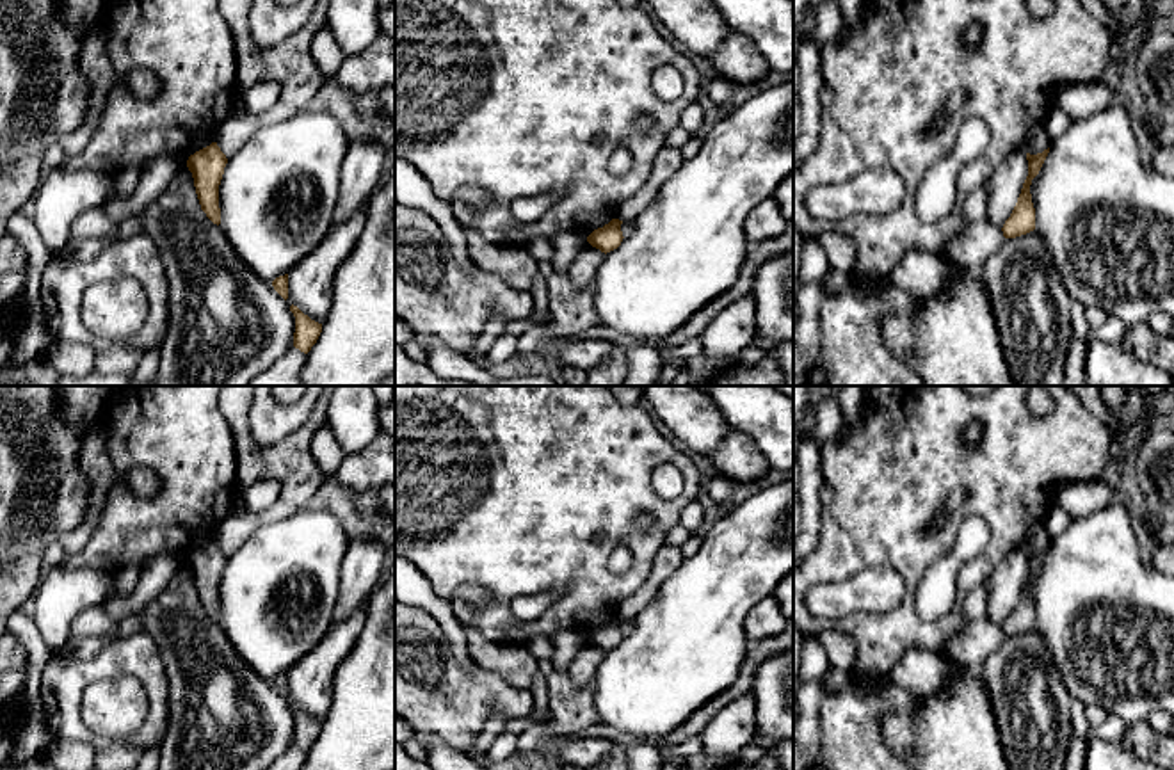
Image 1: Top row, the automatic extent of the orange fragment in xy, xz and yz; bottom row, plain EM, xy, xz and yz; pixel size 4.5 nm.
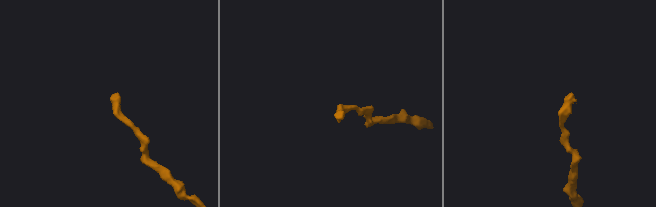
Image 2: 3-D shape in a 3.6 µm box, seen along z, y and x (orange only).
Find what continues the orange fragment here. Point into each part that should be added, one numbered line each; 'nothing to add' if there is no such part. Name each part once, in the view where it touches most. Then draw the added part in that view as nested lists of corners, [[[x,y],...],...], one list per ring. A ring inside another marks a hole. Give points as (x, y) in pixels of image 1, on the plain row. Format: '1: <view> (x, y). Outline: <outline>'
nothing to add

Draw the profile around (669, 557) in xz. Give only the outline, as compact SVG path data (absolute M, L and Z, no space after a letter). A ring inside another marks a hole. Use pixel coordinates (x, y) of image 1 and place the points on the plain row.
M665 544L653 558L647 580L624 601L619 603L615 617L633 619L660 590L662 583L681 565L683 555L678 546Z

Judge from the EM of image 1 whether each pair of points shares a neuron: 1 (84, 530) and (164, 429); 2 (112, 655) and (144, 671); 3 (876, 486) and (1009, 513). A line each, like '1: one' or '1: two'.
1: two
2: one
3: one

